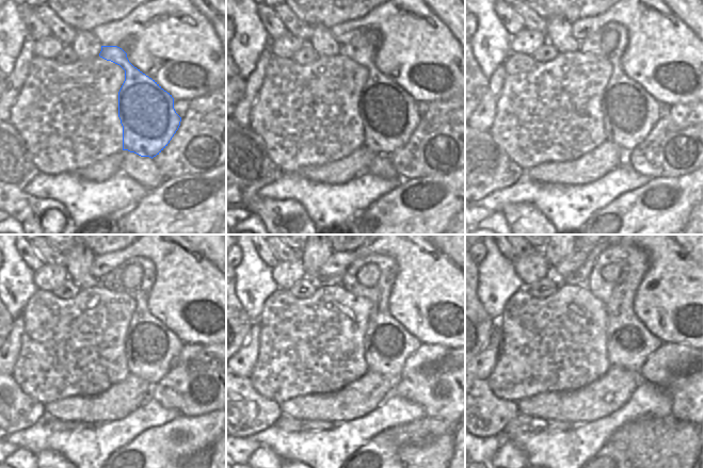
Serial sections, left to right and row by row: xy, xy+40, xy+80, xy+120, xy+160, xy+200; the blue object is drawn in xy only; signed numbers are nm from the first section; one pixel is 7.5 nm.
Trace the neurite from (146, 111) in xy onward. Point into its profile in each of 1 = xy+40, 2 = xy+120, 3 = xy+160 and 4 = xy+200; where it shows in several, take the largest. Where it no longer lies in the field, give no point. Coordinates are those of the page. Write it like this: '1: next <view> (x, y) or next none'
1: next xy+40 (389, 115)
2: next xy+120 (150, 349)
3: next xy+160 (387, 344)
4: next xy+200 (629, 343)

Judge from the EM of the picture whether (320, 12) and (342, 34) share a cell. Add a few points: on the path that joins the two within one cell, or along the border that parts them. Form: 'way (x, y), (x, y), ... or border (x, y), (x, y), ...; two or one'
border (357, 17), (335, 23), (330, 29); two

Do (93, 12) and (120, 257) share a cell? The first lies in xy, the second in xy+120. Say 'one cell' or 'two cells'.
two cells

